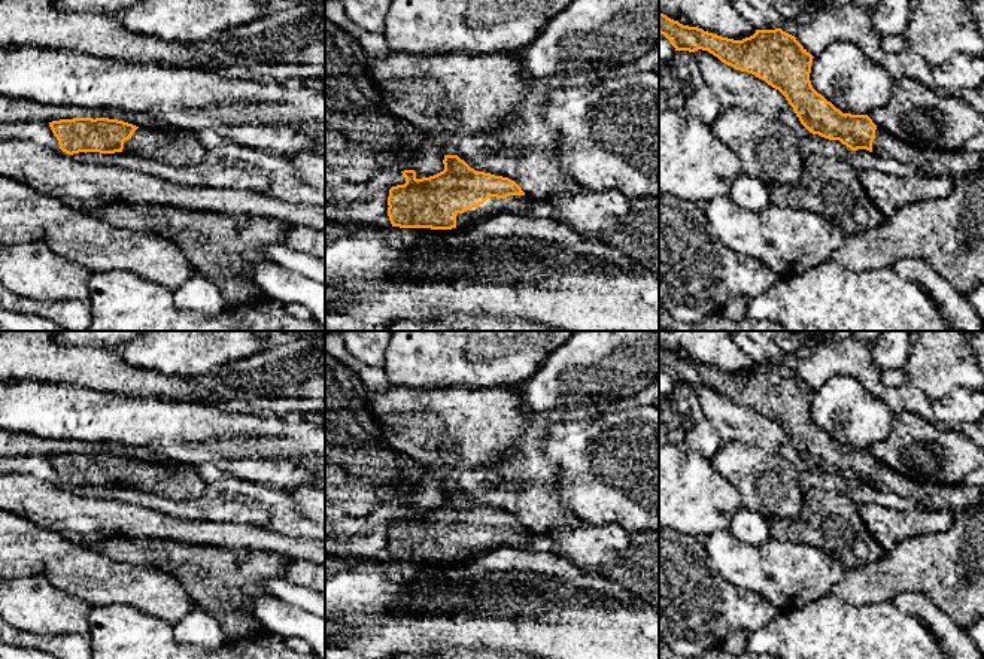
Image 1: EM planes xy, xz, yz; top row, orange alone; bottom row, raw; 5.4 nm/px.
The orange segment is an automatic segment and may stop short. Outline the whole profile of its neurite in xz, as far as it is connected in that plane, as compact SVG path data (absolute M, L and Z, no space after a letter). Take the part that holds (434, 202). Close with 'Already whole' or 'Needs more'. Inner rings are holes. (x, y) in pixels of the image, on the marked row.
M444 155L443 164L443 171L422 179L416 177L414 170L401 171L406 183L392 186L388 197L388 216L392 227L461 230L499 210L529 216L528 195L514 180L476 171L458 155Z. Needs more

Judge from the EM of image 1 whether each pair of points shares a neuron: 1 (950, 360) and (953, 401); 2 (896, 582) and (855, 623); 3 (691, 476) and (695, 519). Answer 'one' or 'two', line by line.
1: two
2: two
3: one

